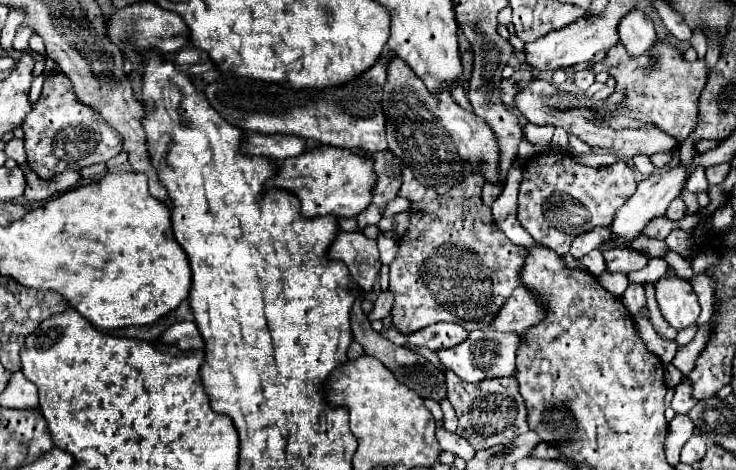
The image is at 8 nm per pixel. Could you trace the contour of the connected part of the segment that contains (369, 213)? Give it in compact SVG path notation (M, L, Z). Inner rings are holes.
M391 151L371 153L371 155L375 159L375 173L379 173L379 179L375 183L371 207L367 207L367 211L363 211L363 213L357 215L359 231L365 225L371 225L371 223L379 223L381 221L387 203L393 201L399 195L399 187L401 187L399 161L391 155Z

